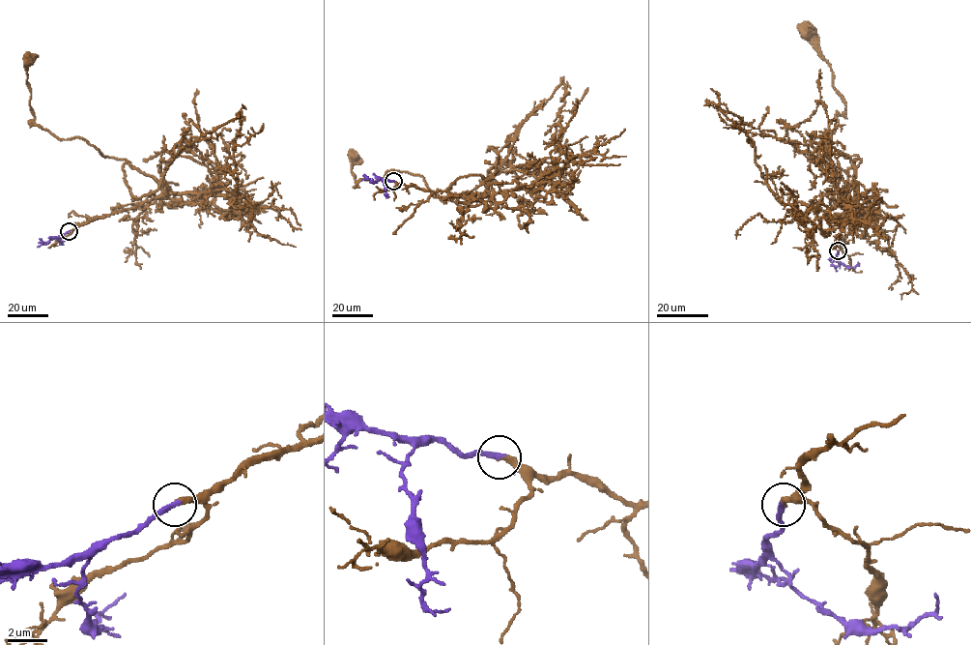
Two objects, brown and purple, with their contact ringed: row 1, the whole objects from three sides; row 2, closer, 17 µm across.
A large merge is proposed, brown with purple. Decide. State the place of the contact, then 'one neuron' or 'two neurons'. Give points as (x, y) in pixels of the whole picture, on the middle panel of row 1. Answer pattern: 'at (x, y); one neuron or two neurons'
at (393, 181); one neuron

